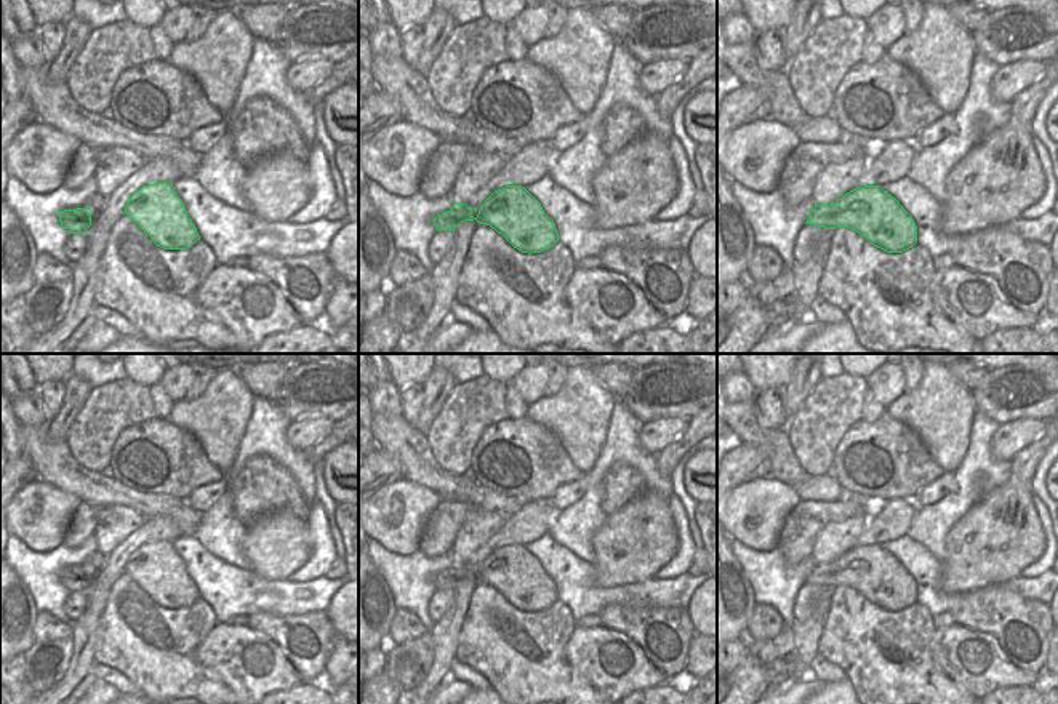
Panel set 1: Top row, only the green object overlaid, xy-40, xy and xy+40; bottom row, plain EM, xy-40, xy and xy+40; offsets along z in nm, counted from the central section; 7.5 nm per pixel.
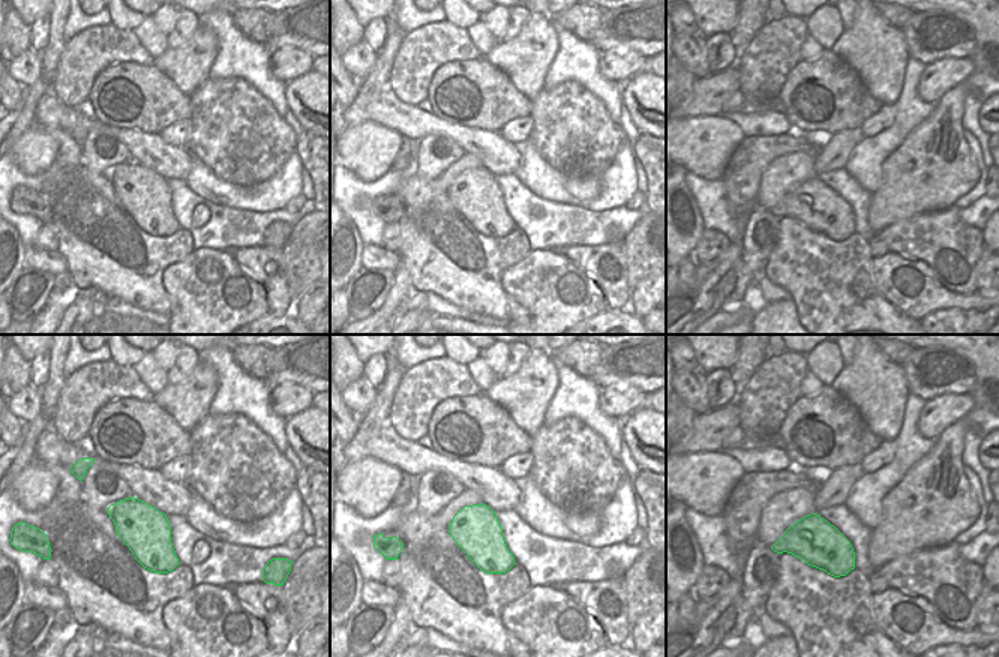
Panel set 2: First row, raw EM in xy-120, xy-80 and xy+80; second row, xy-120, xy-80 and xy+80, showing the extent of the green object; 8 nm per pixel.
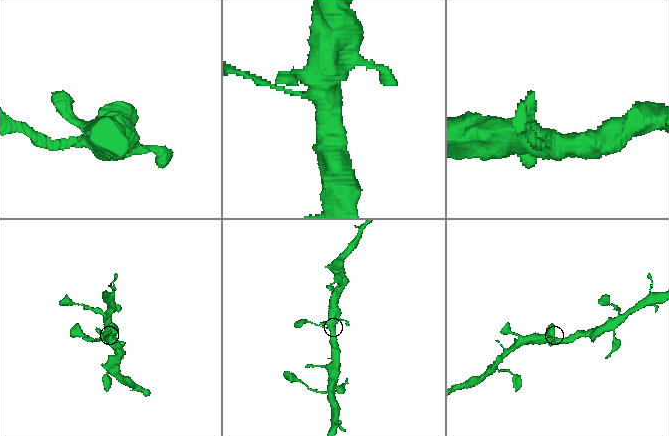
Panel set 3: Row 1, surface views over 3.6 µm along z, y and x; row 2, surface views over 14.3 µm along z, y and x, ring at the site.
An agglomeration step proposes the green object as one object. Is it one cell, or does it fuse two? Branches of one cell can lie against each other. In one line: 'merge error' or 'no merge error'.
no merge error

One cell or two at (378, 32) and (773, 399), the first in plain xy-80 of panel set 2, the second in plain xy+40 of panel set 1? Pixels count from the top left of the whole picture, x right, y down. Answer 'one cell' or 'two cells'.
one cell

